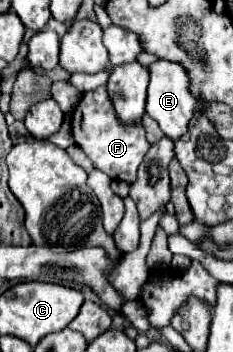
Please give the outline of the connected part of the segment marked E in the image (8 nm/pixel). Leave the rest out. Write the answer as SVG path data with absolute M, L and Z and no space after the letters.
M155 61L149 67L149 87L147 87L147 115L153 117L161 131L169 137L169 139L179 139L183 133L187 133L189 129L189 121L193 117L193 109L195 109L195 99L189 91L189 77L185 73L185 69L177 63L169 63L169 61Z

